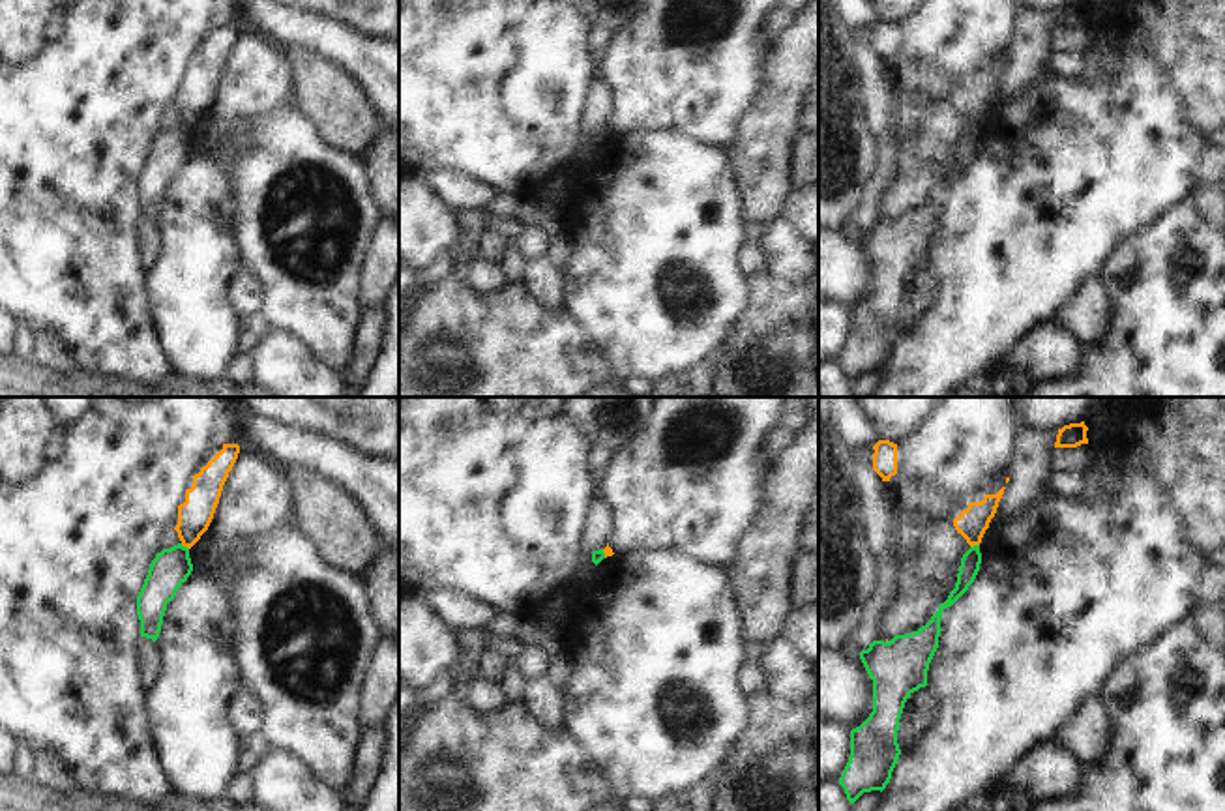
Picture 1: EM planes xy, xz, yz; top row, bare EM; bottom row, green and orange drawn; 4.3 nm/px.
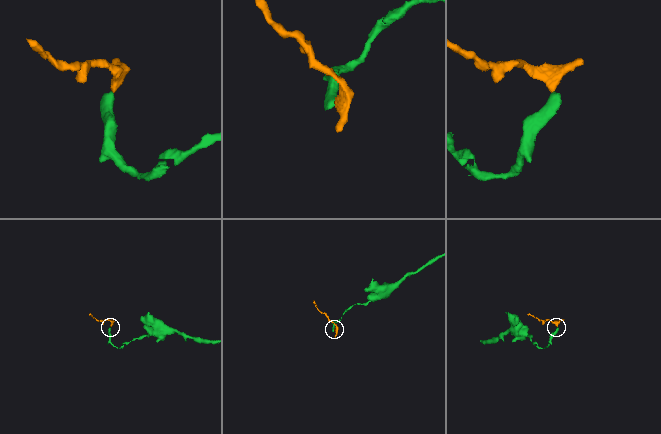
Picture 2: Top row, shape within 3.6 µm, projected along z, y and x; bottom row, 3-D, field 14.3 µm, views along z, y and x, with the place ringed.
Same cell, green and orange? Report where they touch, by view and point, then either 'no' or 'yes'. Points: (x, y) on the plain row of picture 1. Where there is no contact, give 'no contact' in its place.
meets green in yz at (974, 126); no

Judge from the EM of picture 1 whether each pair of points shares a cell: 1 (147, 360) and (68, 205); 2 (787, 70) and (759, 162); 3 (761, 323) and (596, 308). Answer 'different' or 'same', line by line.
1: same
2: same
3: different

